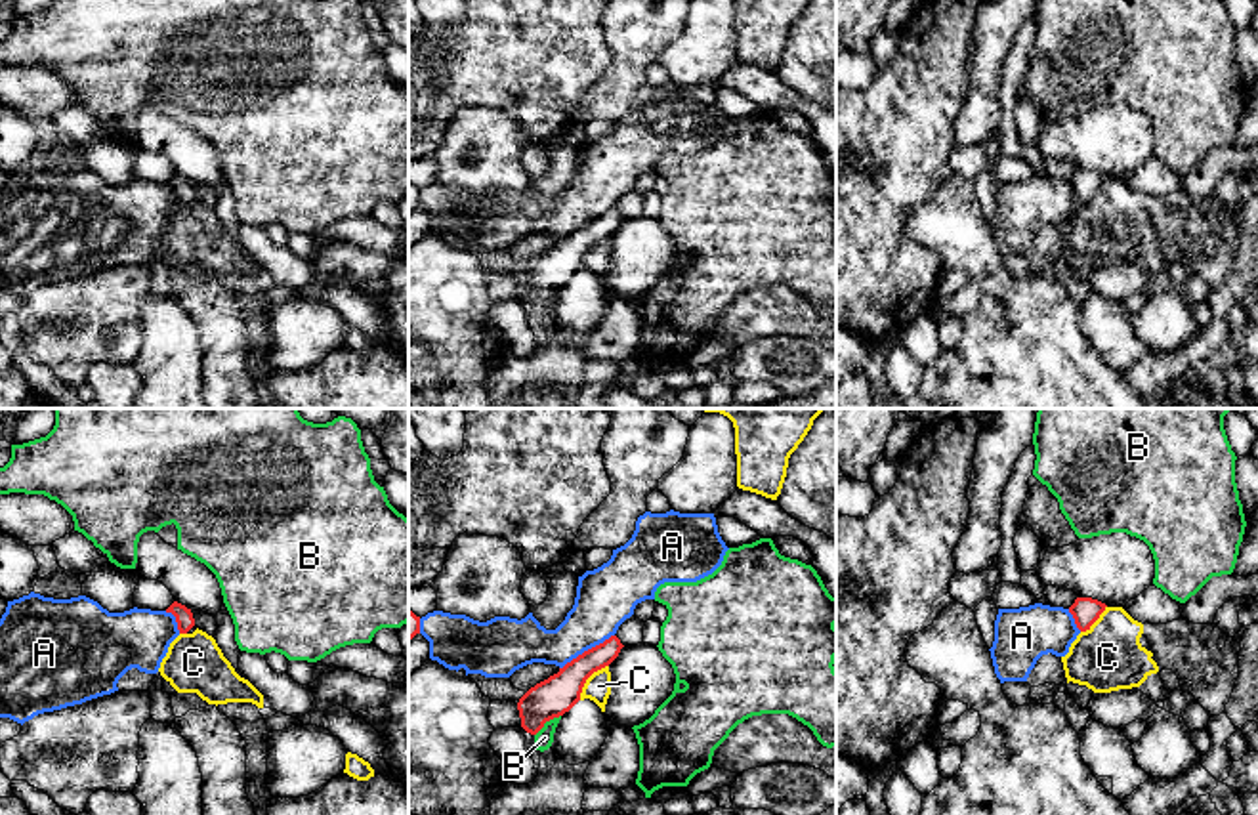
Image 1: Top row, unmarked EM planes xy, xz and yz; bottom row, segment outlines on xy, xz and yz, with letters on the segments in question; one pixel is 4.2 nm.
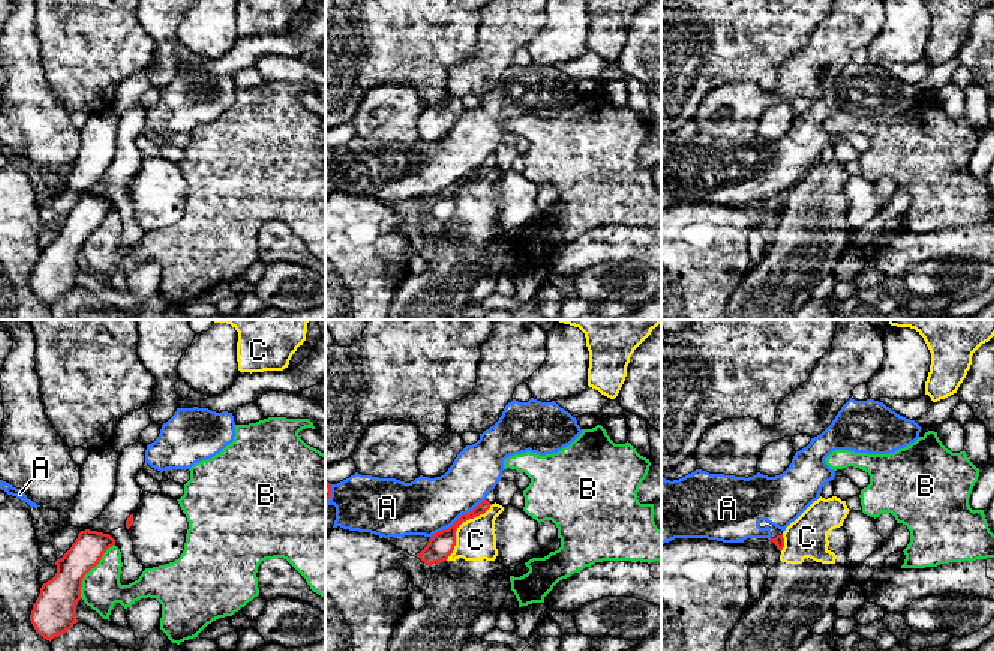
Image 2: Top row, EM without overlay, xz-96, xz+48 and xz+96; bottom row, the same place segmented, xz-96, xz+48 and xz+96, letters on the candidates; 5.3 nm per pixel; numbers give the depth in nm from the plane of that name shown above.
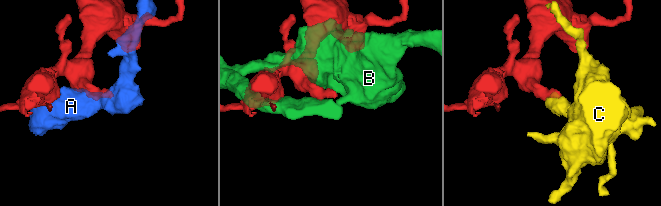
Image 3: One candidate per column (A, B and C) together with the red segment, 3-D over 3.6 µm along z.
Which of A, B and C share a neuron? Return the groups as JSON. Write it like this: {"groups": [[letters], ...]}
{"groups": [["A"], ["B"], ["C"]]}

